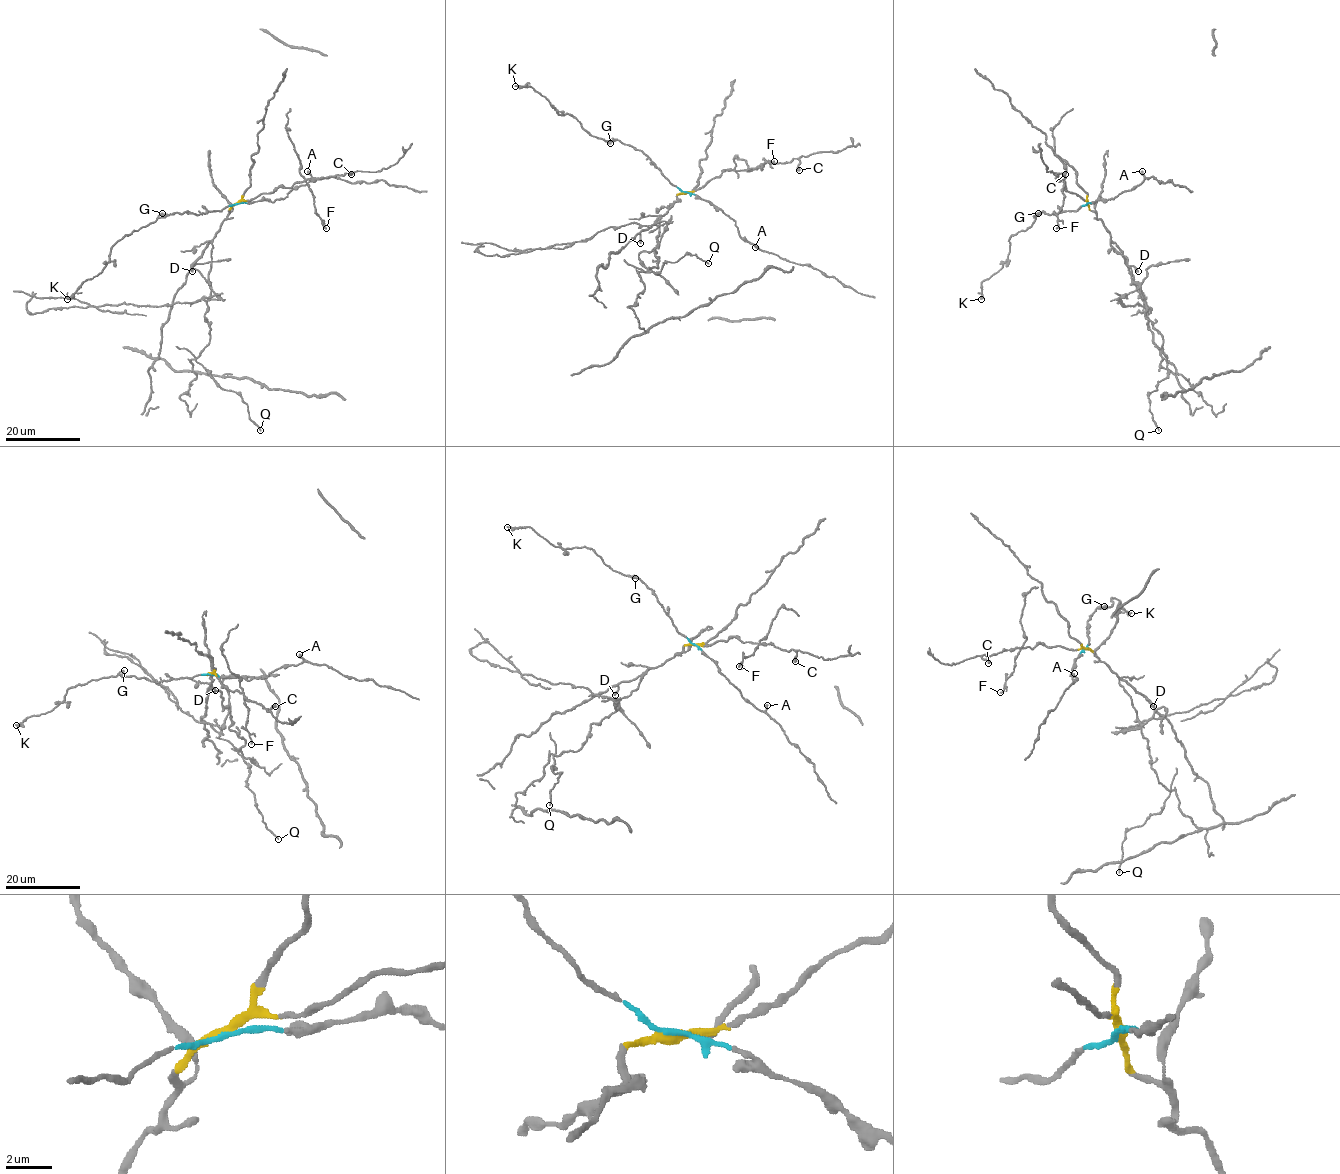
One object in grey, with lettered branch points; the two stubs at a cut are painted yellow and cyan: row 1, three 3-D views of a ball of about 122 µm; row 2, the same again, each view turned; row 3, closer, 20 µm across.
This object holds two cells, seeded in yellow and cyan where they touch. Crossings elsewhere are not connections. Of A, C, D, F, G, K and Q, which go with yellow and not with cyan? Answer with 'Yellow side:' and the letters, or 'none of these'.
Yellow side: C, D, F, Q

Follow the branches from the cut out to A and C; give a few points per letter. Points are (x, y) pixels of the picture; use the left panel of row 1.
A: (237, 204), (284, 199), (294, 188), (309, 181), (311, 175), (307, 171)
C: (237, 204), (308, 179), (351, 175)

